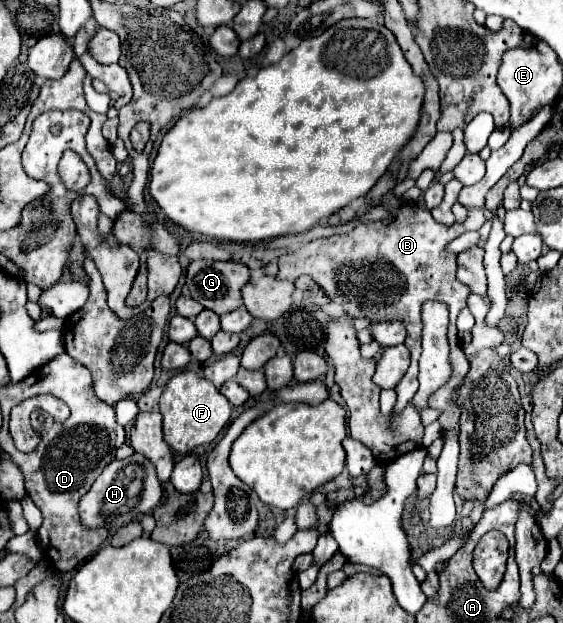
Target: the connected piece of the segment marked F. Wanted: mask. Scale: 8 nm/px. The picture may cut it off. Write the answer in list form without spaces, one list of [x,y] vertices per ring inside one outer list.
[[[179,371],[173,375],[159,399],[159,409],[163,415],[163,435],[175,453],[187,455],[199,445],[209,445],[217,439],[221,429],[231,419],[231,403],[221,395],[221,391],[207,379],[193,371]]]

